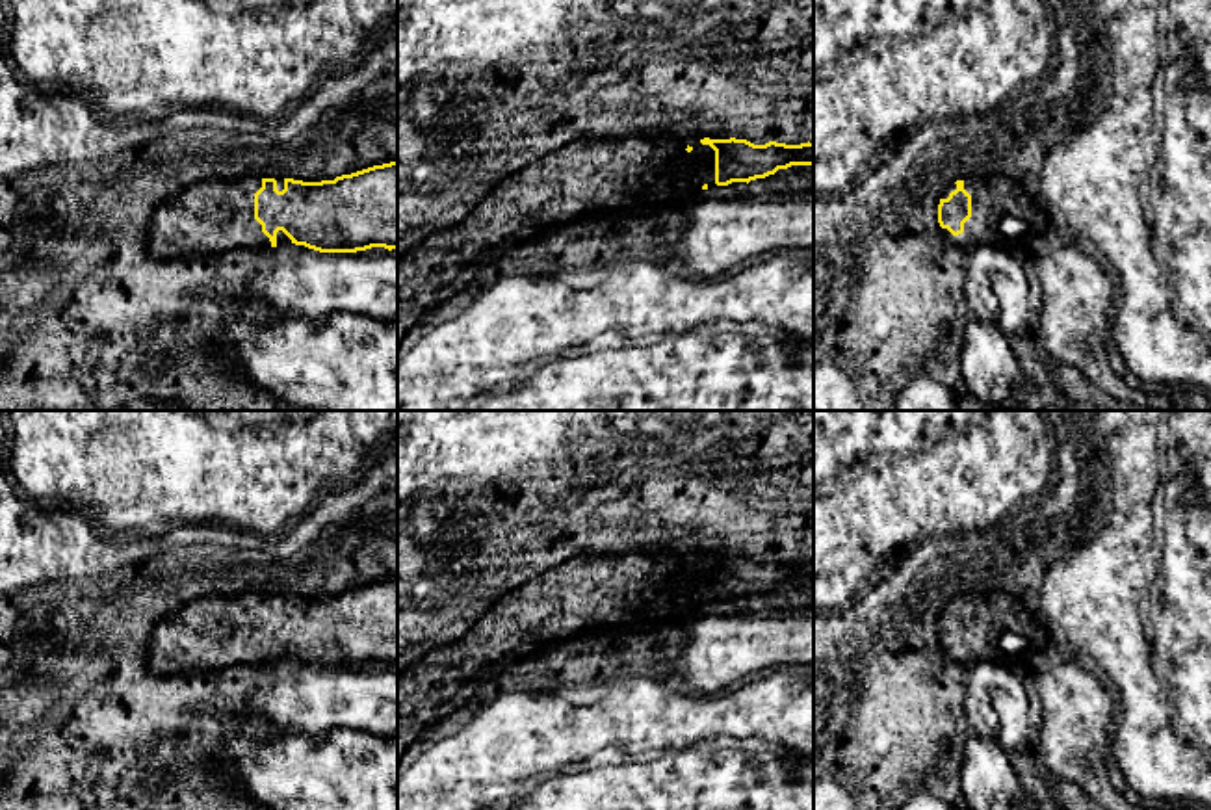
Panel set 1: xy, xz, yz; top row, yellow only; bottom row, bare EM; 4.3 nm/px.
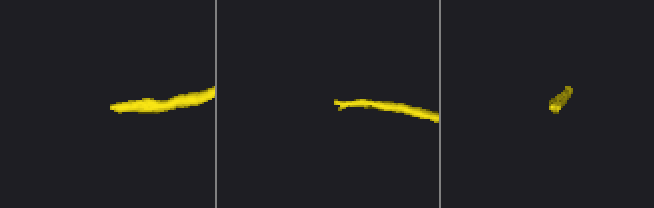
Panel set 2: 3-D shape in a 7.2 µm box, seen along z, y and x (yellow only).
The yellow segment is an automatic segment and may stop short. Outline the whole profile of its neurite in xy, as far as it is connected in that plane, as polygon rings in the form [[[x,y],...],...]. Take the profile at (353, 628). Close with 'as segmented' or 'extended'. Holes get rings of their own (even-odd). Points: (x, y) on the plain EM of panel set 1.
[[[397,578],[321,598],[260,593],[202,596],[156,622],[143,660],[154,674],[230,665],[260,669],[286,660],[319,669],[357,669],[371,663],[392,667],[397,665]]]; extended

